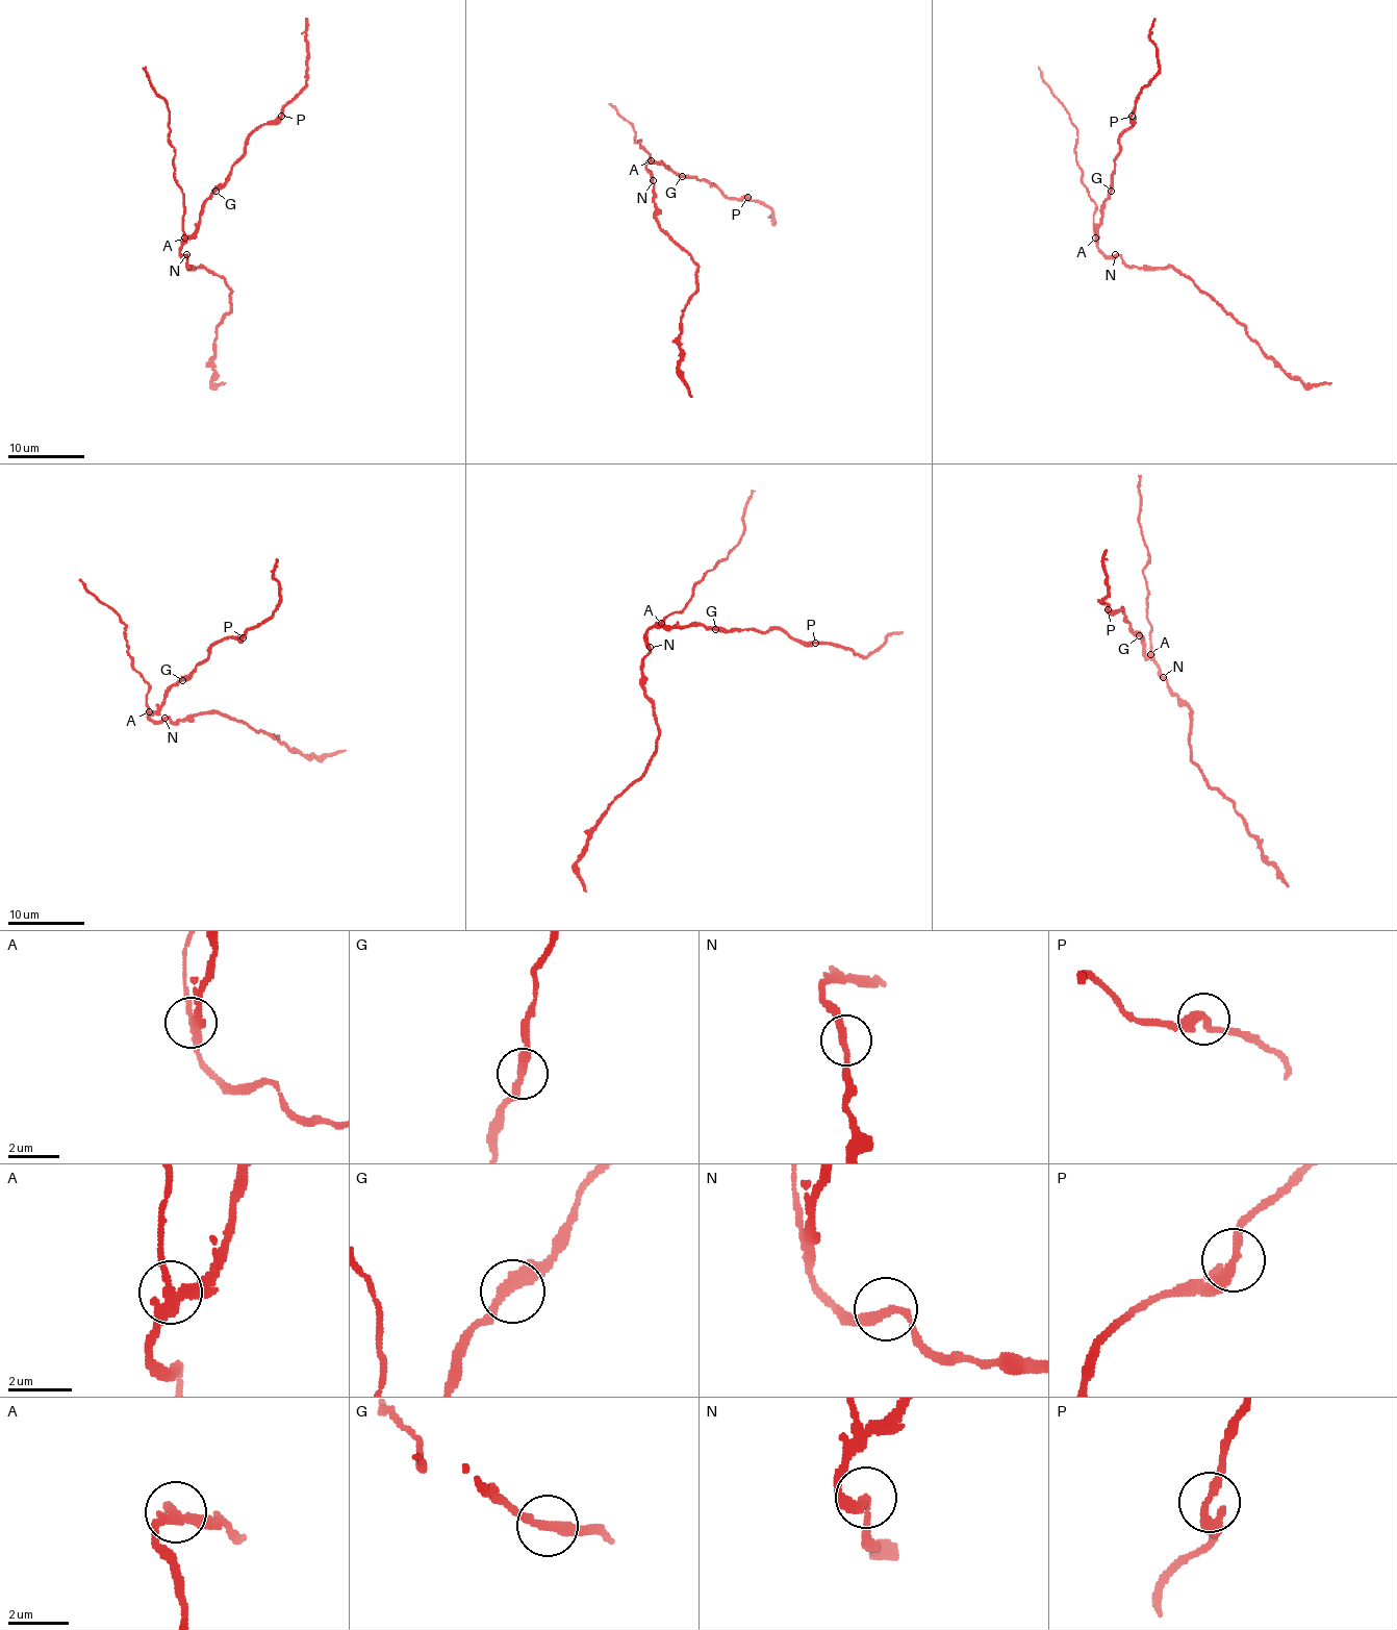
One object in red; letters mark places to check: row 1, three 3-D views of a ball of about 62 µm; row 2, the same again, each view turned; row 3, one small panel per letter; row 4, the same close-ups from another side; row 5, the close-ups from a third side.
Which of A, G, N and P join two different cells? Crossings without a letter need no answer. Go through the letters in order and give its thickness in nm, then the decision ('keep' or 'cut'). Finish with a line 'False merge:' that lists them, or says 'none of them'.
A: calibre 280 nm; cut
G: calibre 320 nm; keep
N: calibre 240 nm; keep
P: calibre 280 nm; keep
False merge: A

